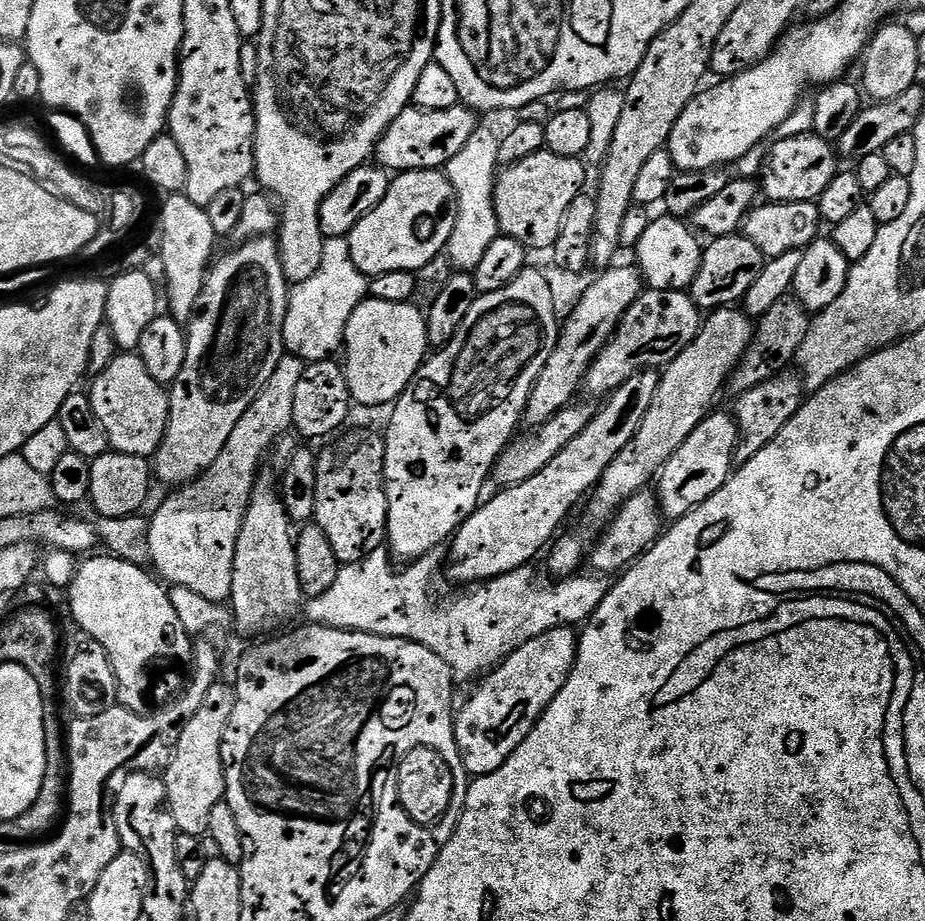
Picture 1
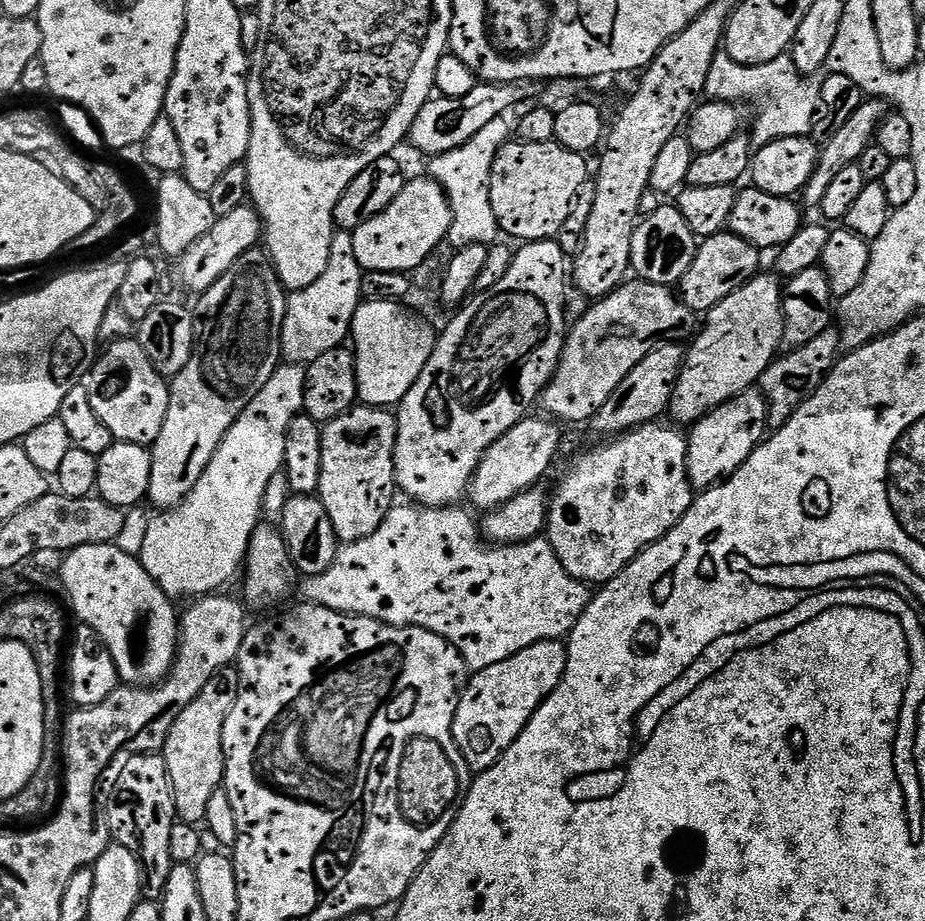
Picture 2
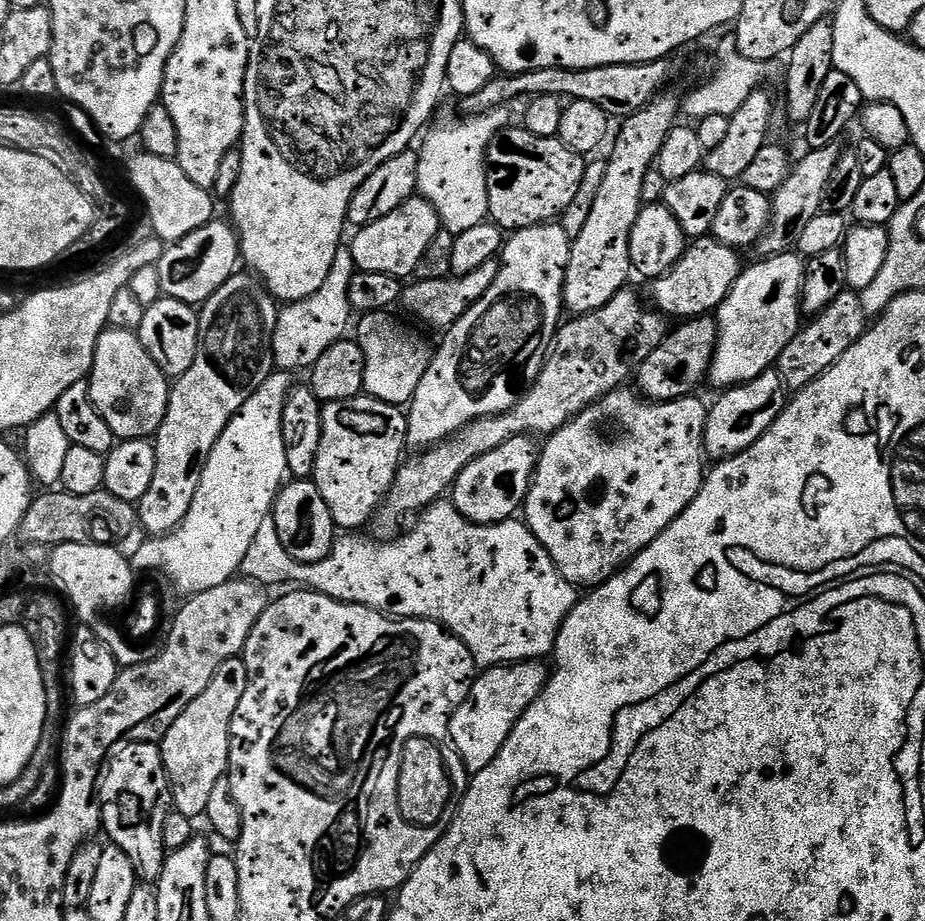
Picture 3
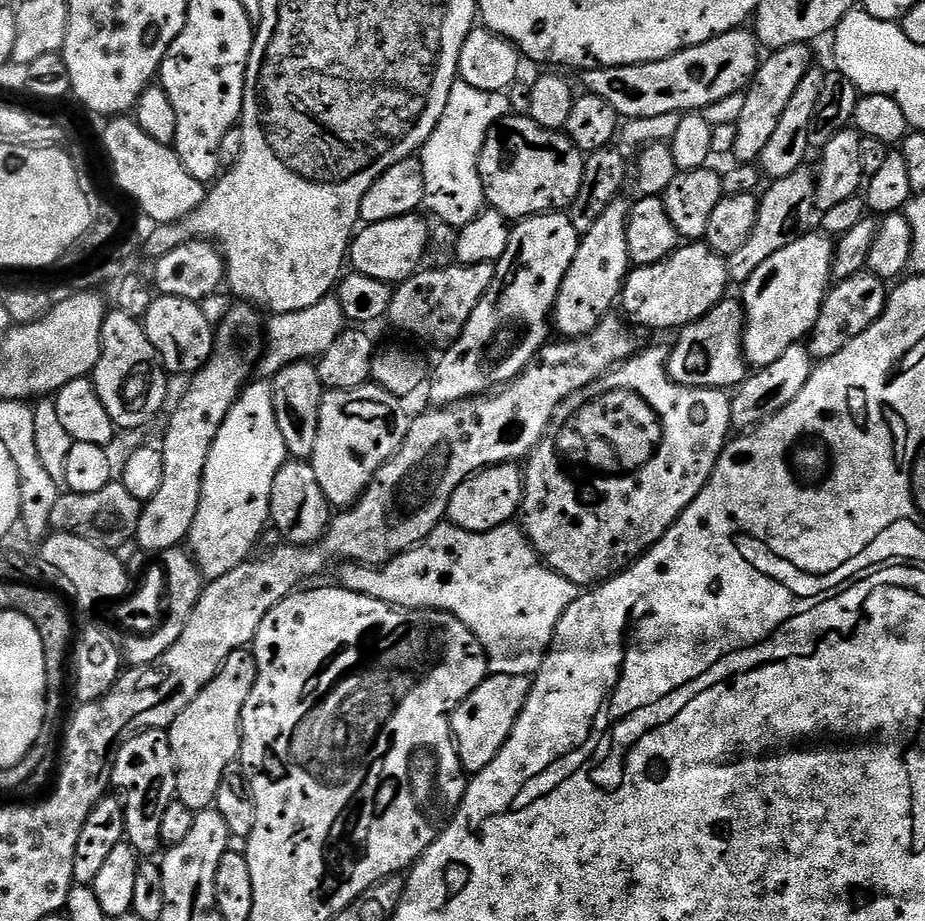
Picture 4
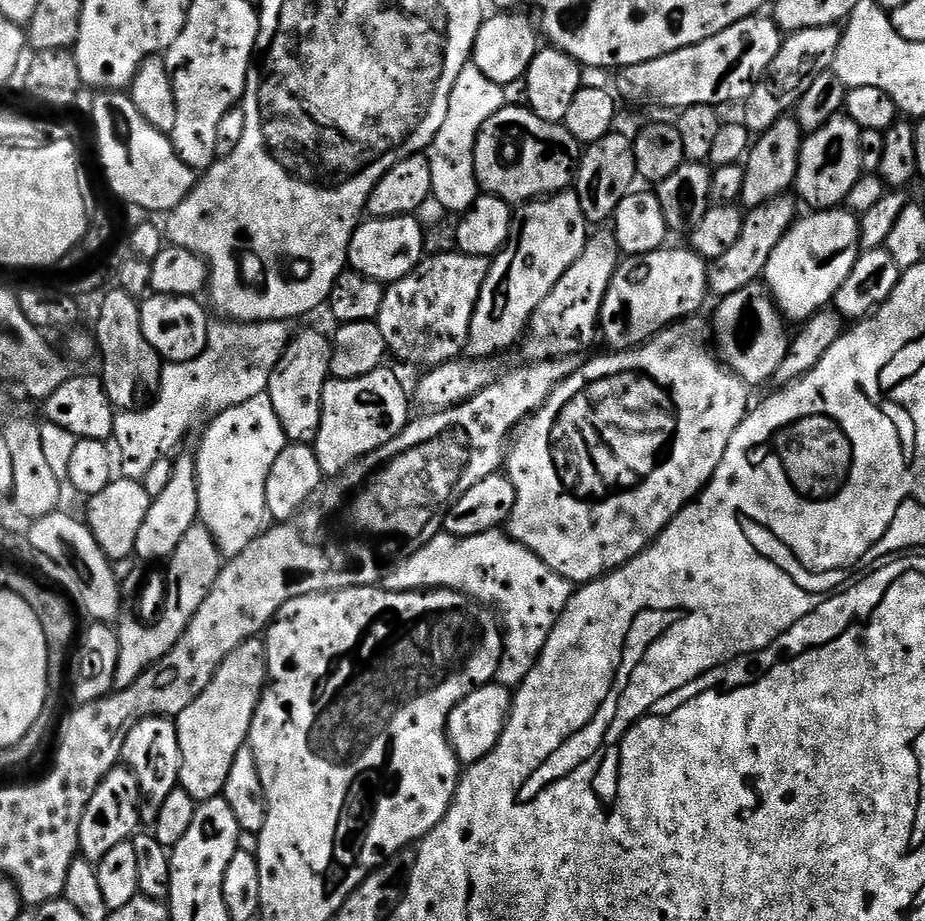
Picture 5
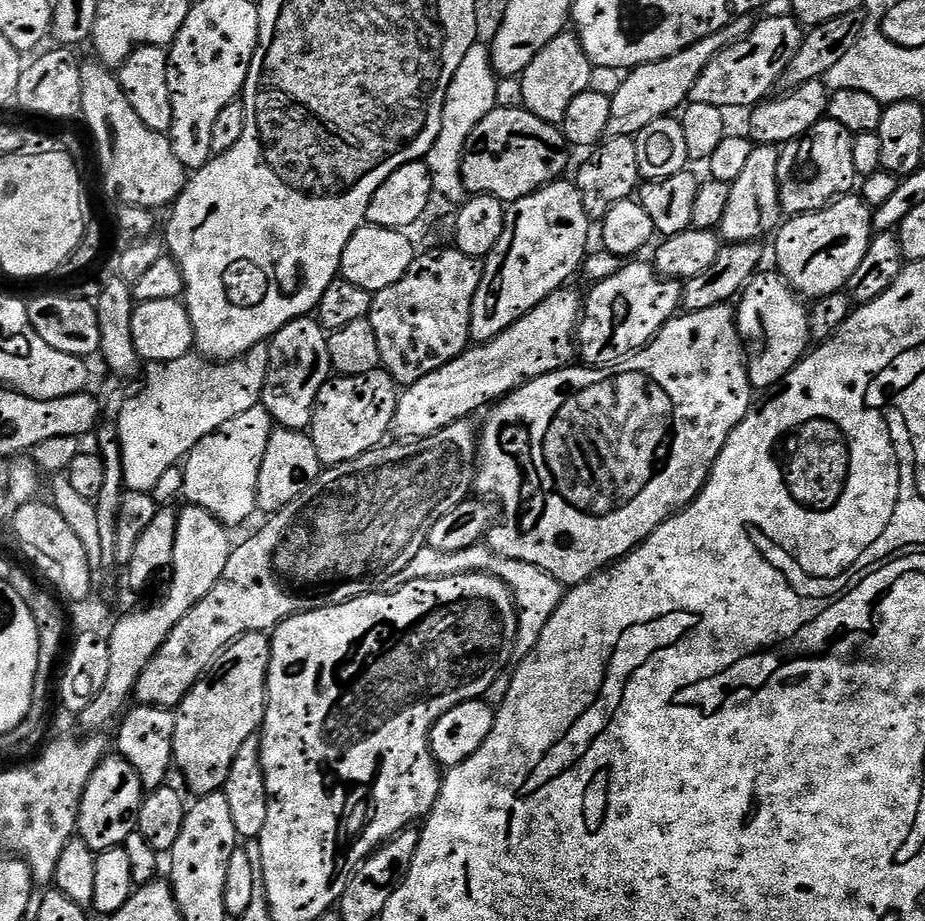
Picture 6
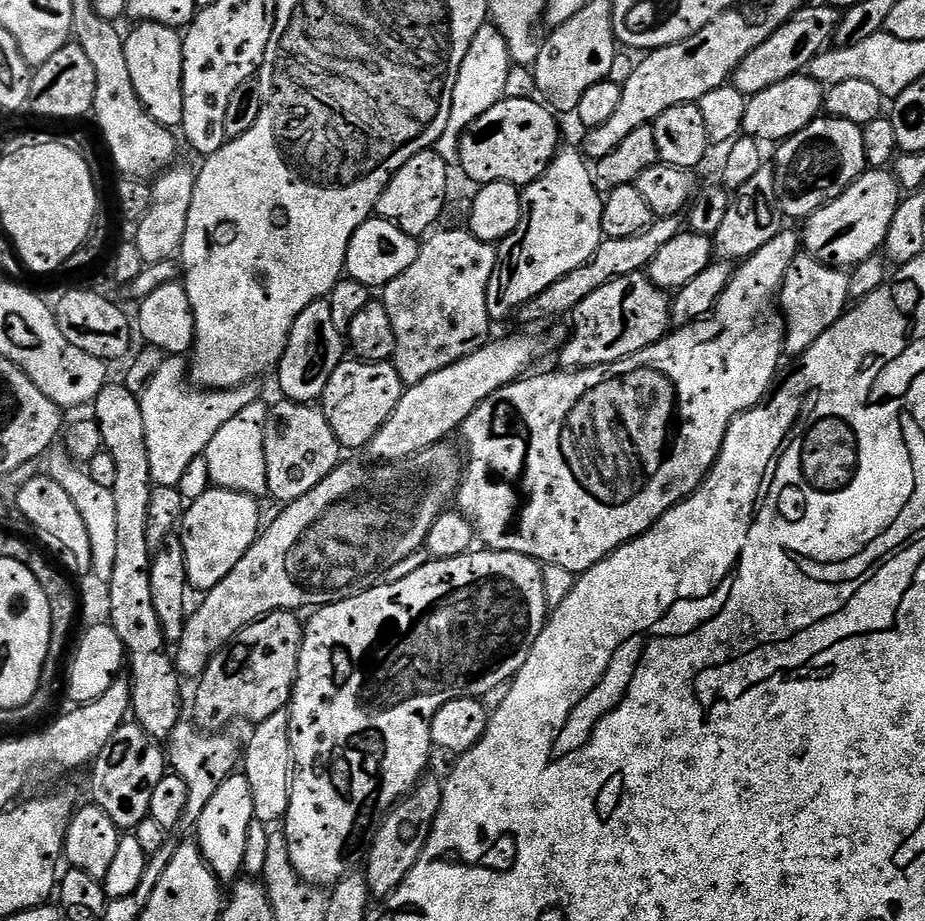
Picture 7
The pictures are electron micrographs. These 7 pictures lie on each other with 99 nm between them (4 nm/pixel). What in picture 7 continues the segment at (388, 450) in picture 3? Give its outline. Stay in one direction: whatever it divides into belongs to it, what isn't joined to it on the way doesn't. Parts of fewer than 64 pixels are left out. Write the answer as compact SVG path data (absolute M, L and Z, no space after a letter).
M345 359L334 370L334 374L330 374L330 382L326 382L322 397L322 407L341 446L345 449L367 449L398 406L406 385L391 362L351 359Z

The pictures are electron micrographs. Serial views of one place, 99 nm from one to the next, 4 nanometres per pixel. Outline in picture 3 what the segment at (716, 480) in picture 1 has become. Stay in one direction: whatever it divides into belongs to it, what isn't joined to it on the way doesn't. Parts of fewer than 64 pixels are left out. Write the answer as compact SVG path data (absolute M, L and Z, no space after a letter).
M769 370L748 384L737 384L723 393L724 396L708 410L708 422L704 431L704 451L713 461L742 454L784 413L788 407L790 391L780 373Z

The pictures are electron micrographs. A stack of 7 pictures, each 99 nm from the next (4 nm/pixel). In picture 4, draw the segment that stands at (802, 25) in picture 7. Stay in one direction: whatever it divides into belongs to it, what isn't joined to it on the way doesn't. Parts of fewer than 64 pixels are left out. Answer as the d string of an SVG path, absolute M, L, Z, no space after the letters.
M733 30L710 38L693 48L687 48L676 52L673 56L667 56L661 60L655 60L649 64L627 64L626 66L614 66L613 68L590 68L583 73L583 91L589 96L603 98L610 102L614 110L622 118L646 119L655 118L660 114L696 114L720 102L724 98L736 93L743 93L752 83L757 68L762 59L762 48L755 35L748 30Z

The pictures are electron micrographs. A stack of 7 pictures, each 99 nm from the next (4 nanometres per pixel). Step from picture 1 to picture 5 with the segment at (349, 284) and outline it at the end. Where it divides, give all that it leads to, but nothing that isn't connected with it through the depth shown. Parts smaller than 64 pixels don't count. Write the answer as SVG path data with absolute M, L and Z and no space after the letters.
M224 318L213 319L208 326L208 345L202 354L198 354L198 358L177 364L165 363L160 369L160 386L151 403L143 408L121 411L115 417L111 439L116 442L118 468L124 471L121 472L123 479L143 481L146 470L150 470L154 462L171 457L177 451L175 448L195 426L199 416L219 414L228 408L242 406L242 402L250 402L250 398L265 395L270 374L274 374L274 366L278 366L286 346L293 338L293 329L288 328L291 327L283 320L259 320L257 324L241 324Z

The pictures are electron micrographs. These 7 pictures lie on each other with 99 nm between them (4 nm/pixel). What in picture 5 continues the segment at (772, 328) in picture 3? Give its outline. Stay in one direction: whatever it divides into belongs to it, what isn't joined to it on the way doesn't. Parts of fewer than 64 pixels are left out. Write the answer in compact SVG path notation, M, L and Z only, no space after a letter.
M837 206L827 210L816 210L805 218L797 219L790 231L784 235L782 242L774 246L774 254L770 254L770 262L766 262L763 283L768 283L771 299L780 310L785 321L803 322L809 320L815 312L825 311L833 303L835 295L842 284L849 278L850 272L855 268L855 262L861 256L860 226L861 221L857 213L849 212Z

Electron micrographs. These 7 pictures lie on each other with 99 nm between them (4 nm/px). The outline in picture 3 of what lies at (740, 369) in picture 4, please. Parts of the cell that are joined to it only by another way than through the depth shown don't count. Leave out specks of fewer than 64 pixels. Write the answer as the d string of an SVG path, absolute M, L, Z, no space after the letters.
M711 315L685 319L671 329L666 339L642 362L638 369L639 391L653 402L682 400L693 395L700 383L708 380L708 371L716 349L716 322Z

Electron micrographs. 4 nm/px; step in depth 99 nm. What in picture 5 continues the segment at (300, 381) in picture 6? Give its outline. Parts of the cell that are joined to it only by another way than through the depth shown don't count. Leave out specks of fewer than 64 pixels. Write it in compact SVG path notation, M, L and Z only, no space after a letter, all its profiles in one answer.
M299 332L286 346L274 374L270 374L266 395L282 422L285 437L294 444L311 445L320 429L320 407L324 386L332 371L332 341L320 332Z

